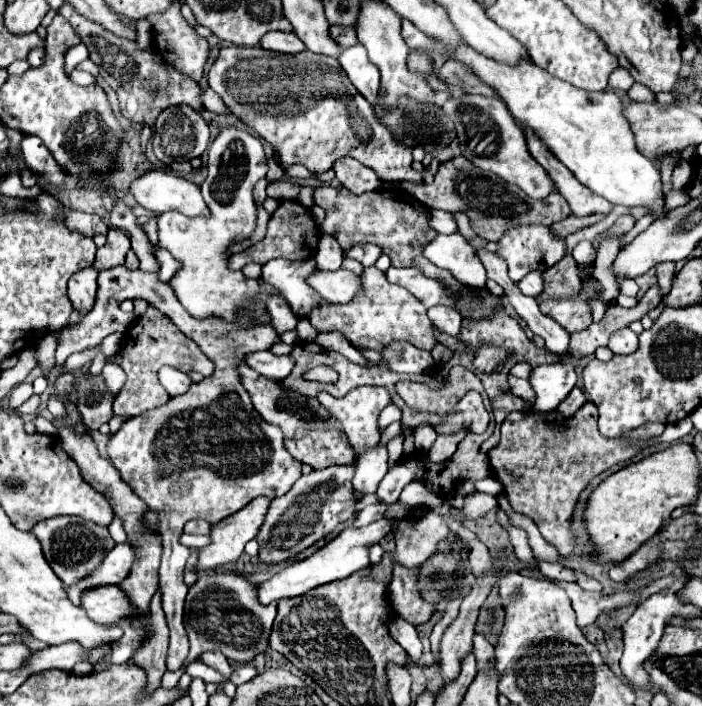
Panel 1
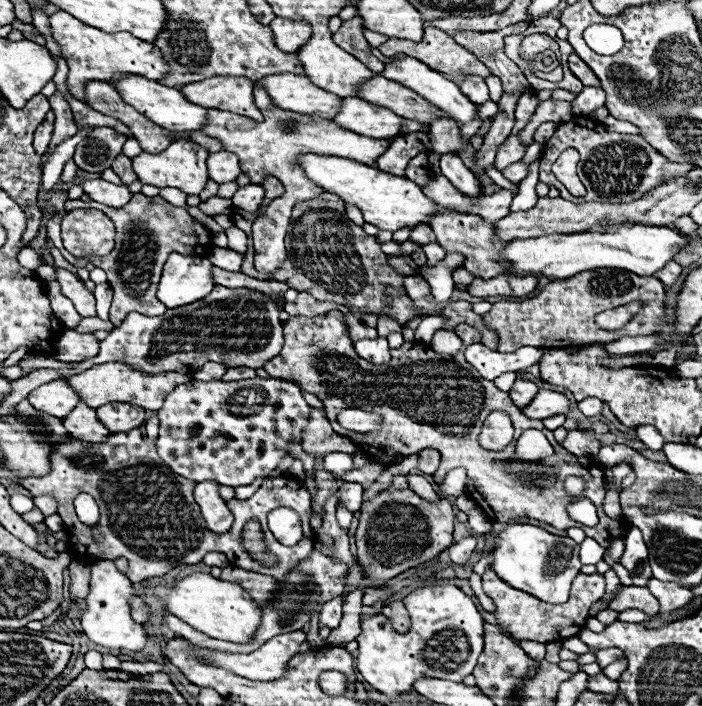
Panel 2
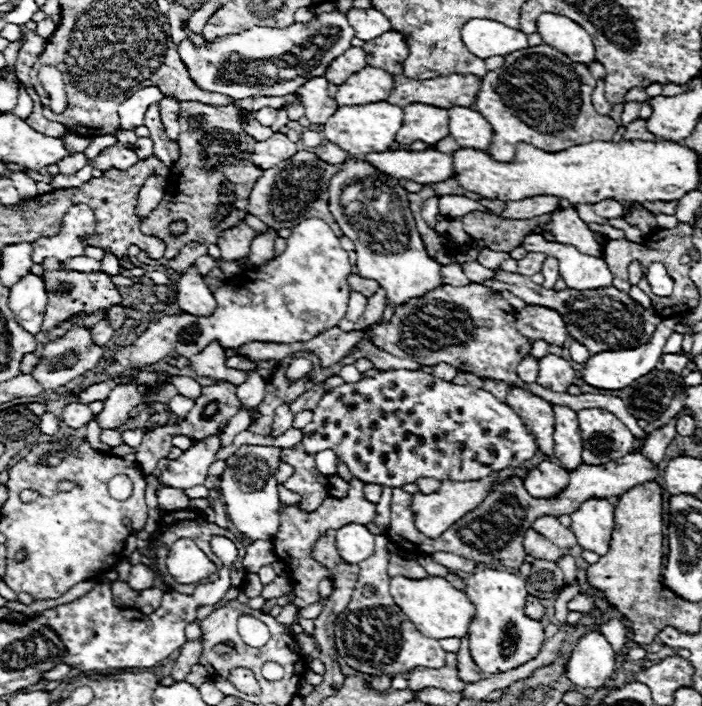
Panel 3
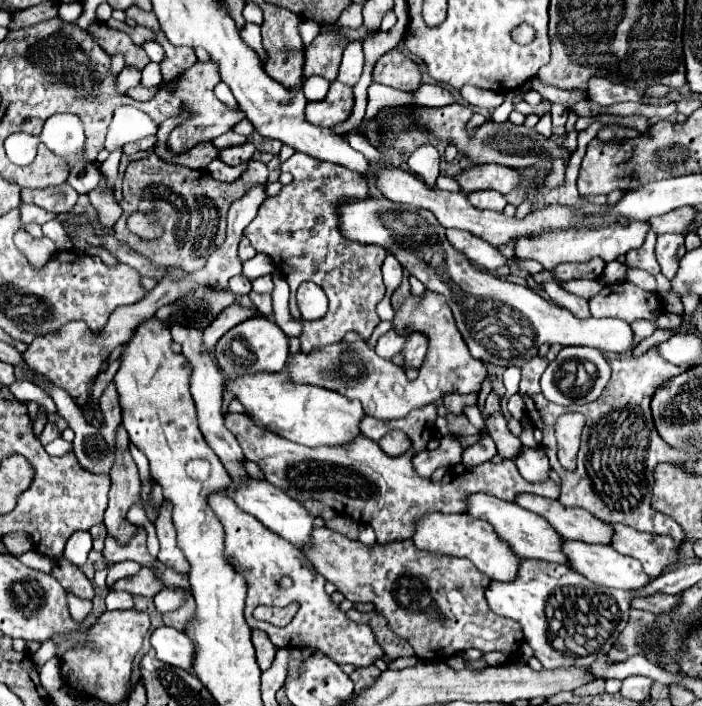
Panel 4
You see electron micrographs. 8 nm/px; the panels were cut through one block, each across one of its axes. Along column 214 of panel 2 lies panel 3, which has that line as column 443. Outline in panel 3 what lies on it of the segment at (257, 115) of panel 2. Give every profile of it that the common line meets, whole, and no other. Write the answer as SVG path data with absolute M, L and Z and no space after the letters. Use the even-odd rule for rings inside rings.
M398 74L394 76L394 82L396 90L390 94L388 102L402 108L414 102L440 108L472 108L480 90L480 78L474 74L450 74L432 80L412 80L404 74Z

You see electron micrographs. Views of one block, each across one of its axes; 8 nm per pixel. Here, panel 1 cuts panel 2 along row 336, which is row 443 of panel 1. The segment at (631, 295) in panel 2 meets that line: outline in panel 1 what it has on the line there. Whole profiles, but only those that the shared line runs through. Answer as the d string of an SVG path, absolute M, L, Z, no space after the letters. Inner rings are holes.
M588 402L574 418L570 418L566 428L564 428L564 420L550 422L550 416L542 416L542 414L536 414L536 412L526 412L526 414L512 412L512 414L508 414L508 418L502 424L500 444L494 446L488 452L488 458L490 458L492 470L494 470L494 478L498 478L504 484L504 494L510 500L512 508L520 514L530 516L536 522L536 526L540 528L546 542L554 544L558 548L560 556L570 554L570 546L572 546L570 544L572 536L570 536L570 530L568 530L570 528L570 518L572 518L574 504L576 504L580 492L586 488L586 484L596 474L612 468L618 462L630 460L632 456L638 454L636 446L624 446L622 440L646 440L646 438L662 434L664 428L666 428L662 422L646 422L640 428L636 428L630 434L624 434L620 438L606 438L598 432L596 422L598 422L598 408L592 402Z

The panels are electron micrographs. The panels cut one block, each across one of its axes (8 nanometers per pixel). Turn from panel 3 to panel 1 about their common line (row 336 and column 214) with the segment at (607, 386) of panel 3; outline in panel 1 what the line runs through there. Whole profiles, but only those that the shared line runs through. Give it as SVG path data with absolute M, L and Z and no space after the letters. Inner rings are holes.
M204 652L204 654L198 656L198 662L212 666L212 668L216 668L218 672L222 672L226 676L232 674L232 668L230 668L230 664L228 664L228 660L222 652Z

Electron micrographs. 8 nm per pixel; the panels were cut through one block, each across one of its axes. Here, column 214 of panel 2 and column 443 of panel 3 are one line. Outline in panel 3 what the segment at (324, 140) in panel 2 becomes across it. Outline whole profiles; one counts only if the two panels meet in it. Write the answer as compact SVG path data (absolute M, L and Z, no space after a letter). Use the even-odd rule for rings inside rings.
M408 104L404 110L402 128L396 134L396 142L412 144L416 140L424 142L428 150L436 148L436 142L450 134L448 112L444 108L434 108L428 104Z

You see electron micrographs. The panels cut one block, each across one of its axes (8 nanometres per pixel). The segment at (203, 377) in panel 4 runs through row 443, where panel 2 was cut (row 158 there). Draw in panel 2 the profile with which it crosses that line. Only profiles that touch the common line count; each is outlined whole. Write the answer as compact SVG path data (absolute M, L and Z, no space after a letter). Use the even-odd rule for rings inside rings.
M226 150L208 154L206 166L208 166L208 178L218 184L234 182L240 176L240 166L238 166L236 154L226 152Z

